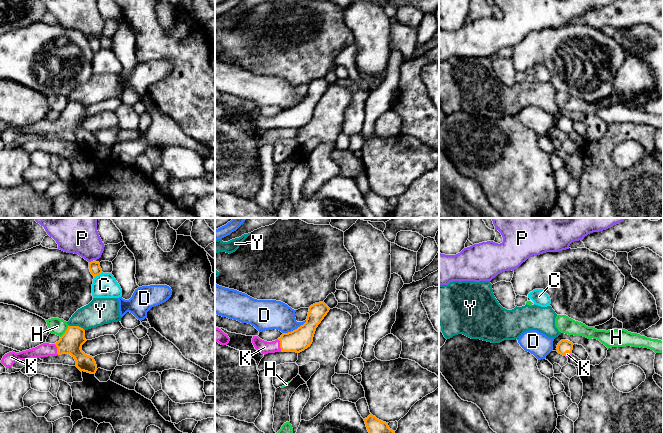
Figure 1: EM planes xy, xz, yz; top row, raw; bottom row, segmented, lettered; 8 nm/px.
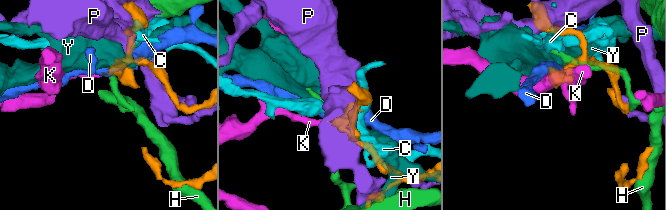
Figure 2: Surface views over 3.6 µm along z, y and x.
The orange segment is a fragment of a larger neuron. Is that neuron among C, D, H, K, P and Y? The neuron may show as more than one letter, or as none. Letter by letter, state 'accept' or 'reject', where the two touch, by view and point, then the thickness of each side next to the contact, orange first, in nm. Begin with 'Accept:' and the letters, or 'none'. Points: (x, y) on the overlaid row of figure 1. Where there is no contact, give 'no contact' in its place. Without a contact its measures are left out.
Accept: K
C: reject; meets orange in xy at (98, 274); 90 nm thick on the orange side, 190 nm on the other
D: reject; meets orange in xz at (295, 329); 180 nm thick on the orange side, 240 nm on the other
H: reject; meets orange in xy at (65, 331); 180 nm thick on the orange side, 130 nm on the other
K: accept; meets orange in xz at (280, 345); 180 nm thick on the orange side, 100 nm on the other
P: reject; meets orange in xy at (91, 261); 90 nm thick on the orange side, 320 nm on the other
Y: reject; meets orange in xy at (77, 326); 180 nm thick on the orange side, 220 nm on the other

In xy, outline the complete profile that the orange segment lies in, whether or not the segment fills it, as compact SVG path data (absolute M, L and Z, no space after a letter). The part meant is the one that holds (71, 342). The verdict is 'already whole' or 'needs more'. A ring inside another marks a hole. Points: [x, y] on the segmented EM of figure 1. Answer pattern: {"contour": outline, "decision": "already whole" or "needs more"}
{"contour": "M68 326L65 333L60 337L60 340L55 344L43 343L35 348L19 353L9 352L3 356L1 363L6 368L9 368L19 360L70 354L75 359L75 366L80 371L95 374L97 365L94 357L85 354L81 349L86 341L85 330L83 328Z", "decision": "needs more"}

